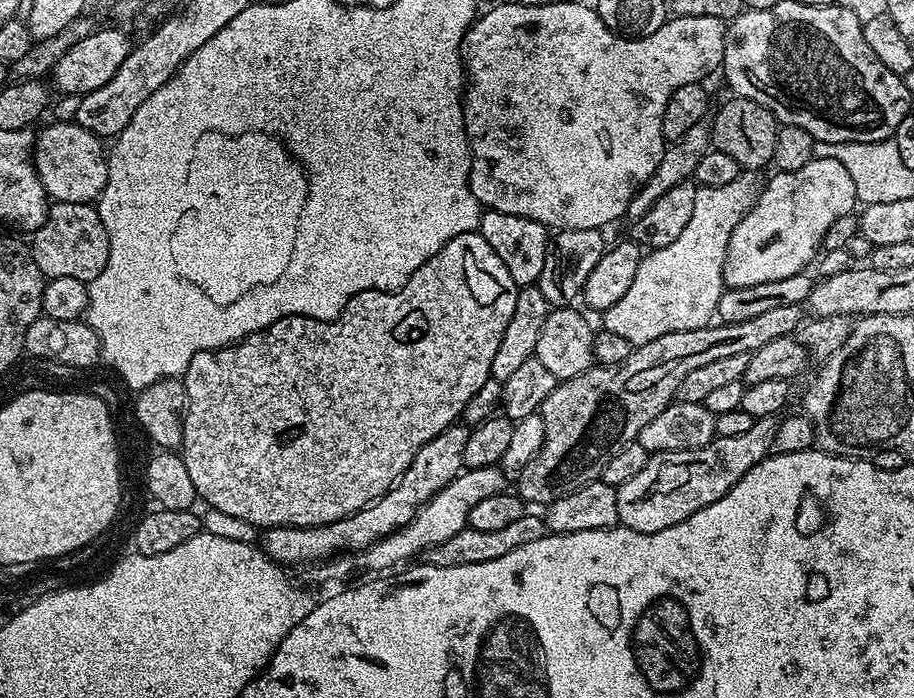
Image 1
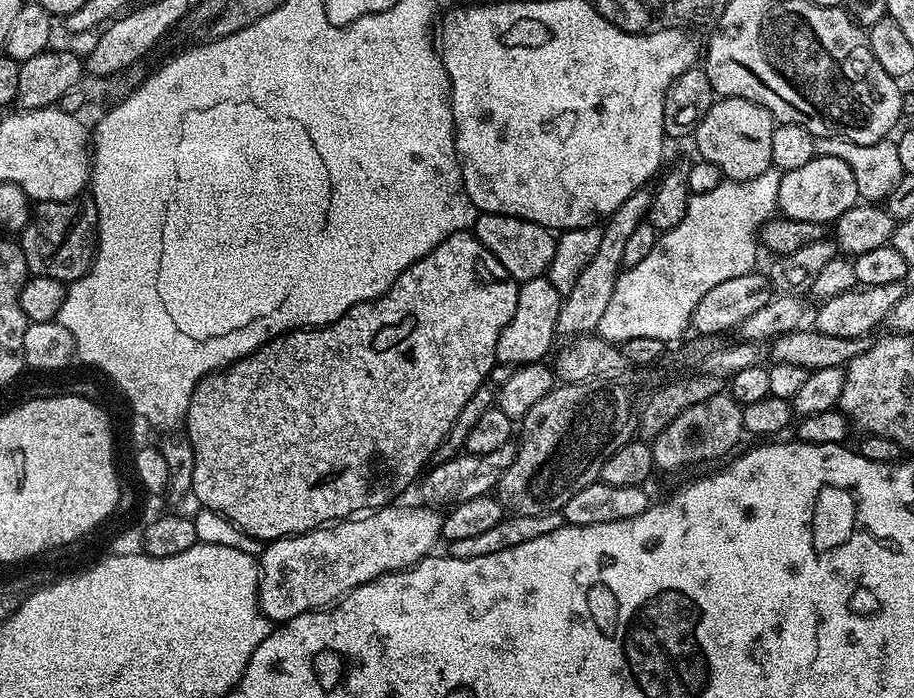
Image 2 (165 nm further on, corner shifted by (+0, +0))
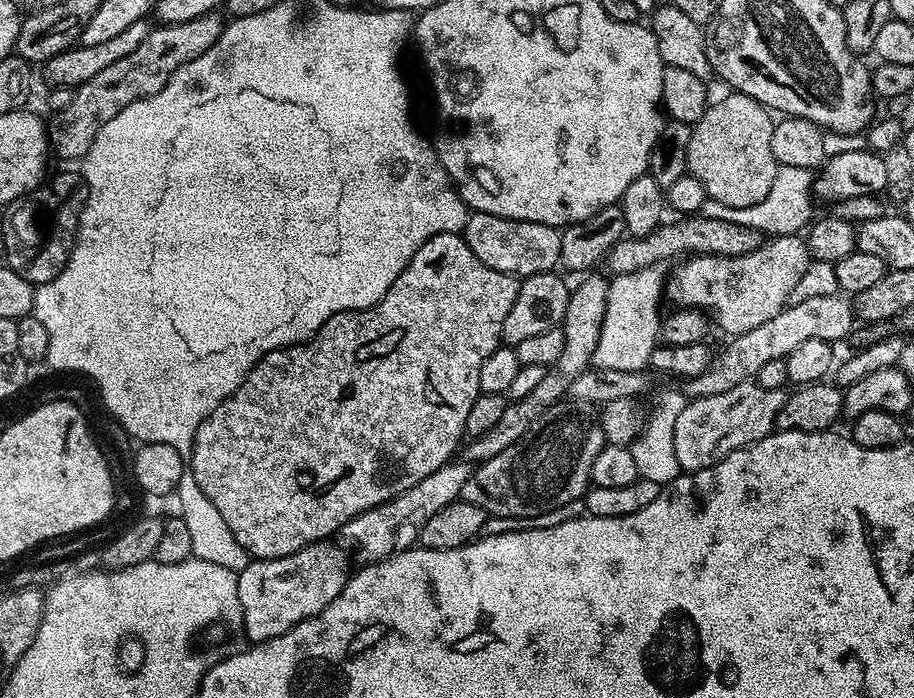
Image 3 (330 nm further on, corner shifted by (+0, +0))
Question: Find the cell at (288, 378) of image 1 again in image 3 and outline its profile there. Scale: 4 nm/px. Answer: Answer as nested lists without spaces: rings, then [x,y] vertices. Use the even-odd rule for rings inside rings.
[[[439,232],[434,238],[430,238],[425,242],[418,250],[418,254],[414,254],[414,258],[410,258],[406,270],[402,270],[402,274],[398,274],[398,278],[393,280],[390,290],[386,290],[386,294],[378,303],[364,308],[361,312],[336,312],[334,318],[330,318],[325,322],[317,330],[316,335],[305,339],[304,343],[290,344],[282,346],[273,352],[266,352],[262,359],[251,368],[250,374],[240,383],[238,390],[234,390],[225,400],[219,401],[216,407],[209,411],[206,422],[202,422],[202,426],[198,426],[198,430],[193,435],[190,449],[190,467],[193,470],[195,478],[197,478],[198,484],[202,488],[203,493],[206,494],[206,497],[210,498],[210,501],[213,502],[215,509],[222,514],[223,521],[226,522],[231,533],[234,534],[234,538],[238,540],[238,544],[244,547],[252,558],[257,560],[273,560],[274,558],[289,556],[300,548],[305,548],[307,544],[327,541],[329,538],[332,538],[335,532],[337,535],[344,525],[350,523],[359,512],[377,508],[379,504],[386,504],[393,496],[401,496],[403,492],[410,490],[410,486],[418,486],[418,482],[422,482],[422,478],[434,474],[434,470],[438,470],[444,464],[449,463],[455,457],[452,456],[455,452],[457,455],[458,449],[465,439],[466,433],[464,427],[466,426],[466,418],[470,414],[470,406],[474,406],[474,402],[482,394],[480,383],[478,382],[478,370],[482,370],[482,362],[486,358],[490,358],[490,354],[494,354],[496,348],[501,347],[506,314],[510,314],[510,306],[514,306],[514,298],[518,294],[519,289],[520,280],[517,277],[508,276],[506,273],[499,272],[498,270],[490,270],[490,266],[478,262],[478,258],[474,258],[474,250],[470,250],[470,246],[464,240],[463,235],[454,232]]]

